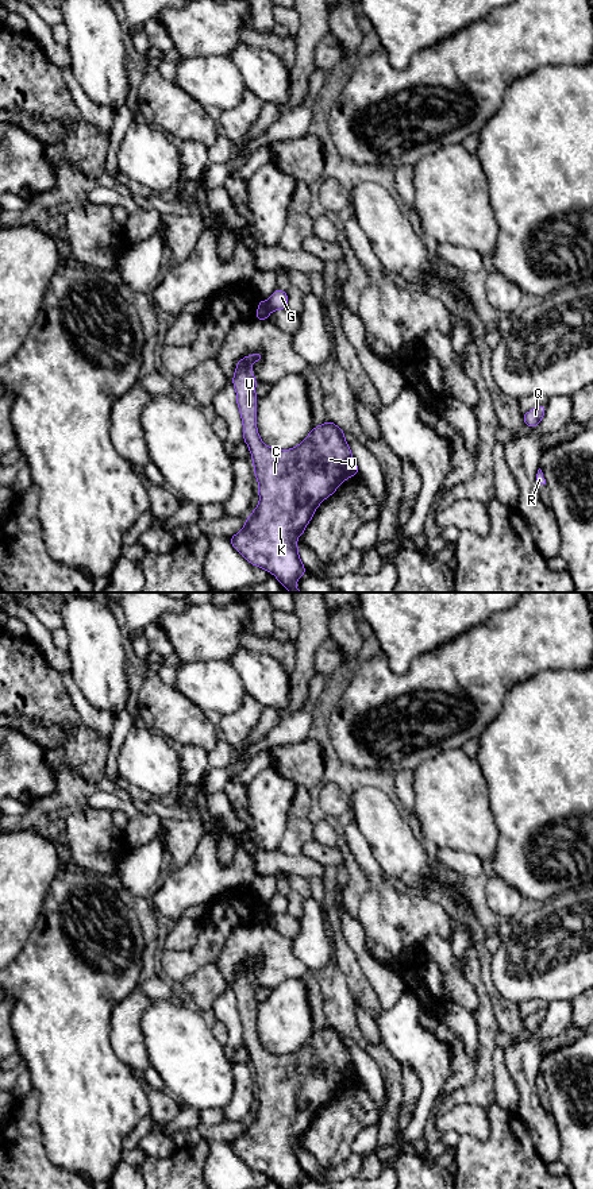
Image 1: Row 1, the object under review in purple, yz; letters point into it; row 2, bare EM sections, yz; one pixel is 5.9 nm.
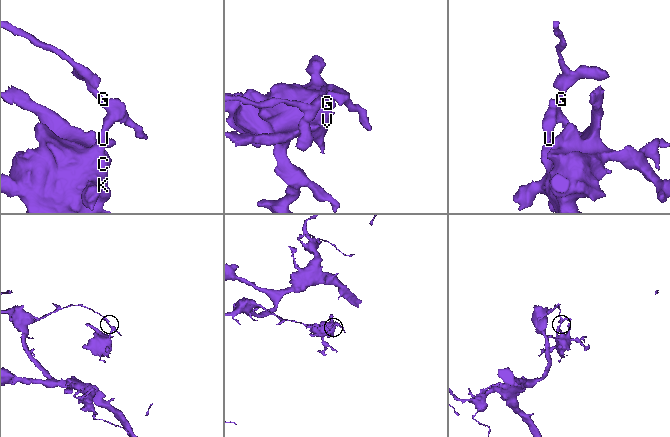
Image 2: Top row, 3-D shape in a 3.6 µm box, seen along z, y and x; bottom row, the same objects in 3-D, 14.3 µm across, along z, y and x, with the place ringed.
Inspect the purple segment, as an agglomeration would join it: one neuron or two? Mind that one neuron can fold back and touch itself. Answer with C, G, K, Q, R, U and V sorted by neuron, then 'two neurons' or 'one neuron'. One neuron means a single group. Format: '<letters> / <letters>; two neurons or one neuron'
C K Q R U V / G; two neurons

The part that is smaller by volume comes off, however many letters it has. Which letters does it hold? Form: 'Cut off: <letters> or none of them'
Cut off: C, K, Q, R, U, V

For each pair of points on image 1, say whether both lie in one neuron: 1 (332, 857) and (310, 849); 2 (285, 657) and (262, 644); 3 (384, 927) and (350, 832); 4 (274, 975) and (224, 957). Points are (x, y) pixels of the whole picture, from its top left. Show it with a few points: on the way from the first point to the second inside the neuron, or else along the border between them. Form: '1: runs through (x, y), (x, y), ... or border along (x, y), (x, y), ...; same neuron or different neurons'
1: runs through (327, 857), (315, 850); same neuron
2: runs through (280, 652), (268, 645); same neuron
3: runs through (381, 903), (377, 877), (364, 856); same neuron
4: runs through (272, 958), (262, 949), (241, 949); same neuron

